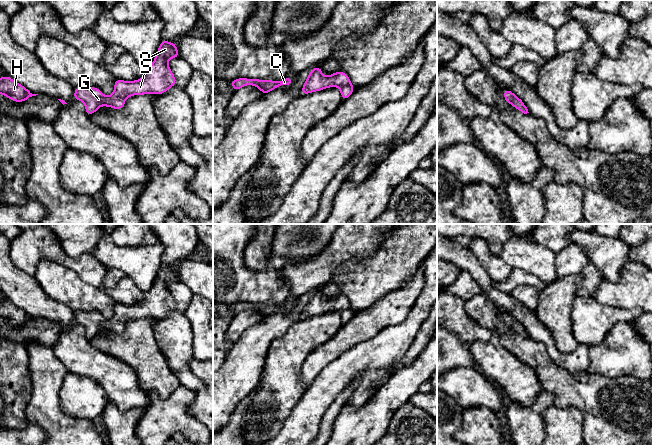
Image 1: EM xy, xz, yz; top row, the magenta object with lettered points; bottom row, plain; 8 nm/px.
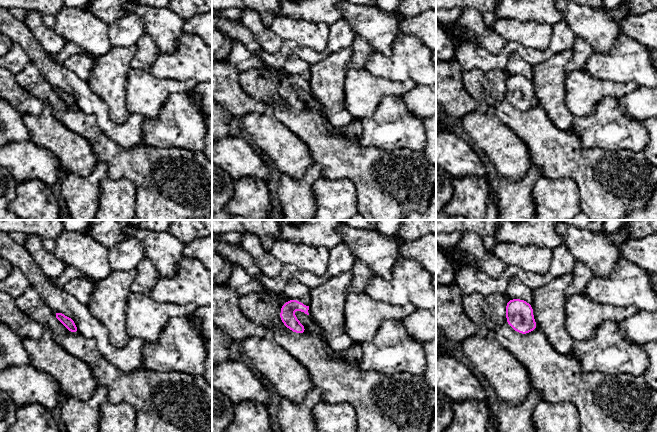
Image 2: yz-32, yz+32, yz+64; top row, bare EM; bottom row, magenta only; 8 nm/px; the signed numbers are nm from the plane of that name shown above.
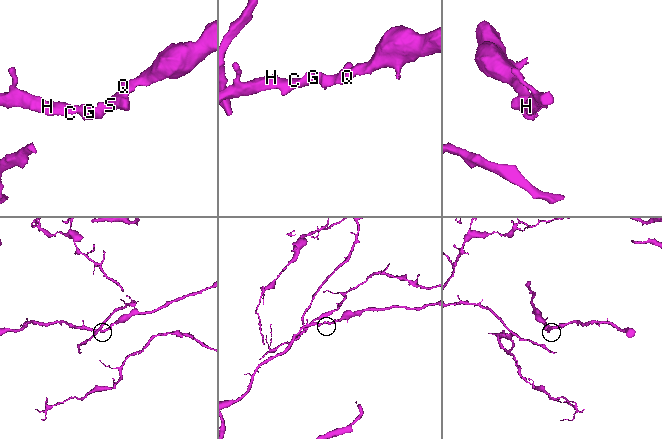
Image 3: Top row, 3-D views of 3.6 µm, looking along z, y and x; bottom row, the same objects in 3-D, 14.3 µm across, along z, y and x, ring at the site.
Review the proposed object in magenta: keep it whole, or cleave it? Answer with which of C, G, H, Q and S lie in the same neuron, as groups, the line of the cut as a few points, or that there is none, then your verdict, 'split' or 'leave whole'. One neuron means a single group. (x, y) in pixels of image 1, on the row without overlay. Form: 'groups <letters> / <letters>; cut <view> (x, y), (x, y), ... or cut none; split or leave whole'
groups C G H Q S; cut none; leave whole

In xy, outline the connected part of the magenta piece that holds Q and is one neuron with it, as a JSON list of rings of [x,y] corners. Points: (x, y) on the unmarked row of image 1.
[[[167,264],[160,266],[156,280],[152,288],[144,292],[144,300],[139,304],[124,305],[116,303],[114,315],[106,320],[97,311],[75,311],[73,324],[79,324],[85,329],[88,339],[94,338],[100,330],[122,333],[125,324],[134,319],[155,318],[161,319],[173,310],[176,304],[171,295],[168,284],[178,282],[179,276],[176,267]]]

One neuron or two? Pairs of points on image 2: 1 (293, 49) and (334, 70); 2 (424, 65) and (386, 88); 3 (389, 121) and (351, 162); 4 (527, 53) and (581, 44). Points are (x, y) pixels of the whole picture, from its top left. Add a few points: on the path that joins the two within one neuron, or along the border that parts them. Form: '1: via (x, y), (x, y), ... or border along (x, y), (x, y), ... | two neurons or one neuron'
1: border along (338, 49), (312, 65) | two neurons
2: border along (374, 76), (395, 81), (412, 80), (416, 84) | two neurons
3: border along (357, 141), (363, 146), (376, 146), (389, 150) | two neurons
4: border along (576, 37), (570, 47) | two neurons

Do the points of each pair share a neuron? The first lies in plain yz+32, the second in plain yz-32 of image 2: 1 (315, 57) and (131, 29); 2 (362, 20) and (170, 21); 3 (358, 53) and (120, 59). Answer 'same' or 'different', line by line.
1: same
2: same
3: different

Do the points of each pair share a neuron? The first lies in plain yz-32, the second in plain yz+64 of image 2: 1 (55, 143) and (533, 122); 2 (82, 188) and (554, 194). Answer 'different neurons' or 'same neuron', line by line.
1: different neurons
2: different neurons

